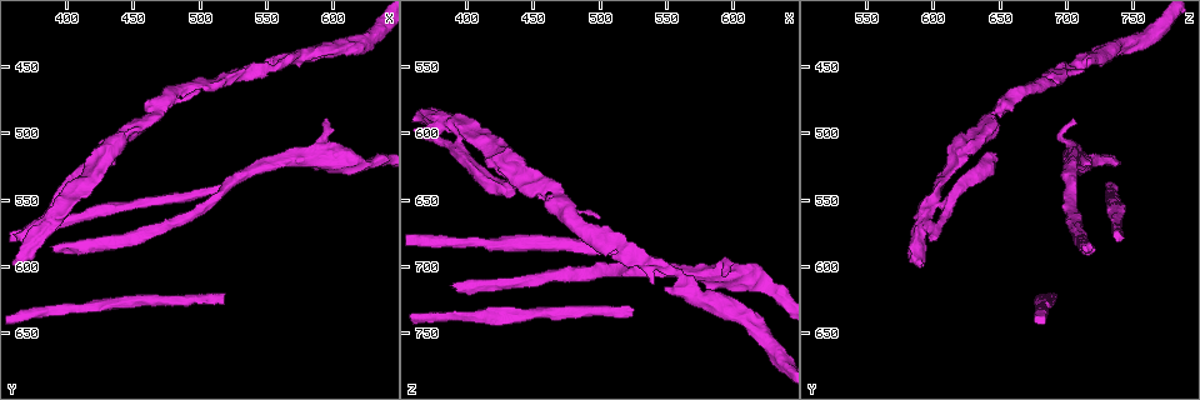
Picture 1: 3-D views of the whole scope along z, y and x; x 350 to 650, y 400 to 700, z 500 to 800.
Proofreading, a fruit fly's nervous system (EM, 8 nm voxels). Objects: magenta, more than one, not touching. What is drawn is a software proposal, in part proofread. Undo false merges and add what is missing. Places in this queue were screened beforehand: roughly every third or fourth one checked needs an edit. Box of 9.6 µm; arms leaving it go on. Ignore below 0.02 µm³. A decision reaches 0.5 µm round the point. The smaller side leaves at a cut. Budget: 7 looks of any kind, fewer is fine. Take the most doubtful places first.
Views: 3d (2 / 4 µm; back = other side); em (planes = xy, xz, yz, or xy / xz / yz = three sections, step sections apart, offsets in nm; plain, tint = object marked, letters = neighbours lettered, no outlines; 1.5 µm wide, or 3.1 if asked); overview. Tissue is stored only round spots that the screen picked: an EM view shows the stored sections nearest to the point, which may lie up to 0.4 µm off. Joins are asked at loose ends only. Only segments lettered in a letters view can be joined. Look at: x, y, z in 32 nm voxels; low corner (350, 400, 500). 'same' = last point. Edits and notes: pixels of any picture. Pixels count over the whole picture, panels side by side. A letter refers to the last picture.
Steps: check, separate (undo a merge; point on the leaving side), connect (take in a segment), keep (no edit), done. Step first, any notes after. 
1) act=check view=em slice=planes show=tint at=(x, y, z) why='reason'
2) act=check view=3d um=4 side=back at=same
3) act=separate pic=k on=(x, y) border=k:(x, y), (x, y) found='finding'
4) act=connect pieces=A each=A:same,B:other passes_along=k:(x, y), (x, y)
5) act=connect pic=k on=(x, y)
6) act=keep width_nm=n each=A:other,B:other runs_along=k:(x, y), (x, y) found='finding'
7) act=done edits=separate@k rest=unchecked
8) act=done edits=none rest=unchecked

act=check view=3d um=2 at=(592, 492, 710) why='an open end'

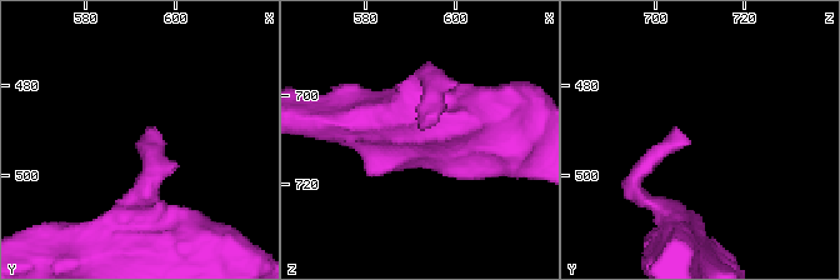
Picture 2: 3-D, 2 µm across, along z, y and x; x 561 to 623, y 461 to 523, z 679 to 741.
act=check view=em slice=planes show=letters at=(592, 492, 708)

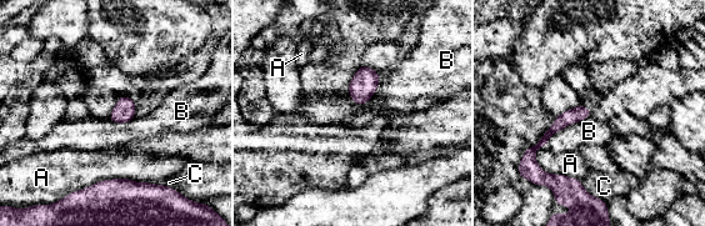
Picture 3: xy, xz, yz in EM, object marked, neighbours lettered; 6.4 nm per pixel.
act=keep width_nm=90 each=A:other,B:other,C:other border=3:(380, 76), (365, 103), (350, 99) found='no lettered segment goes on from it'

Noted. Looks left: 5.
act=check view=3d um=4 at=(500, 466, 662)

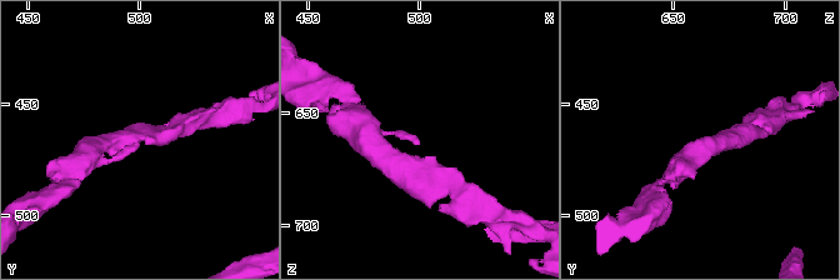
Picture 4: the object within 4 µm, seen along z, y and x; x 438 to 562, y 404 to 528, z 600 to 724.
act=check view=em slice=planes show=letters at=(500, 469, 664)

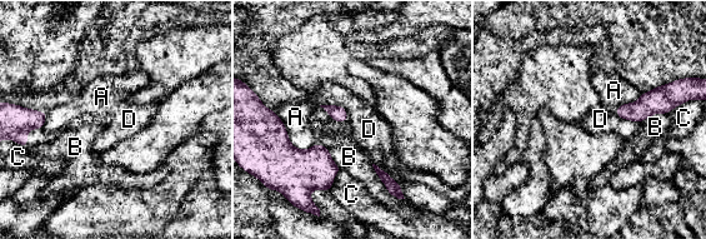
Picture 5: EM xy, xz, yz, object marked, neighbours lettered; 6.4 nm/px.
act=keep width_nm=100 each=A:other,B:other,C:other,D:other border=5:(320, 104), (341, 105), (348, 120) found='no lettered segment goes on from it'

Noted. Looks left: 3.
act=check view=em slice=xz step=8 show=letters at=(398, 556, 600) why='sharp bend'

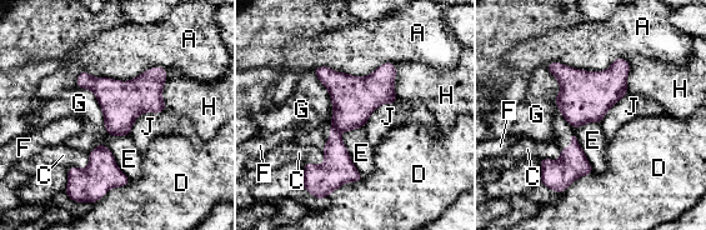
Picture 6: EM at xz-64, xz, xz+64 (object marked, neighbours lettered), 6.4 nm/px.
act=separate pic=6 on=(338, 166) each=A:other,C:other,D:other,E:other,F:other,G:other,H:other,J:other border=6:(331, 125), (340, 131) found='a second neuron is stuck on'

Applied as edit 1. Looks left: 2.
act=done edits=separate@6 rest=unchecked

